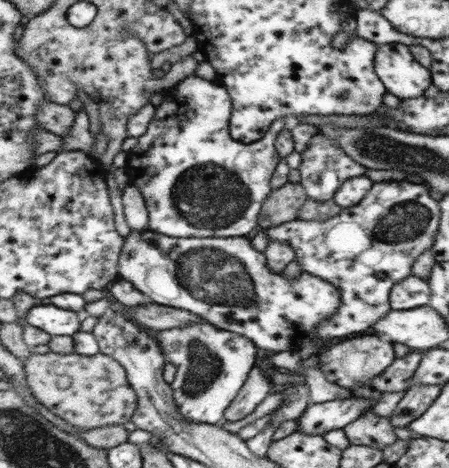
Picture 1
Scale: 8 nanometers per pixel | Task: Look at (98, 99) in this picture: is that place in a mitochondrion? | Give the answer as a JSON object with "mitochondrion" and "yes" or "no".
{"mitochondrion":"no"}

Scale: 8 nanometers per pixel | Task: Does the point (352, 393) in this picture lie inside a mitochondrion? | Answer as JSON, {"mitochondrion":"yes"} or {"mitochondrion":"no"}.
{"mitochondrion":"no"}

